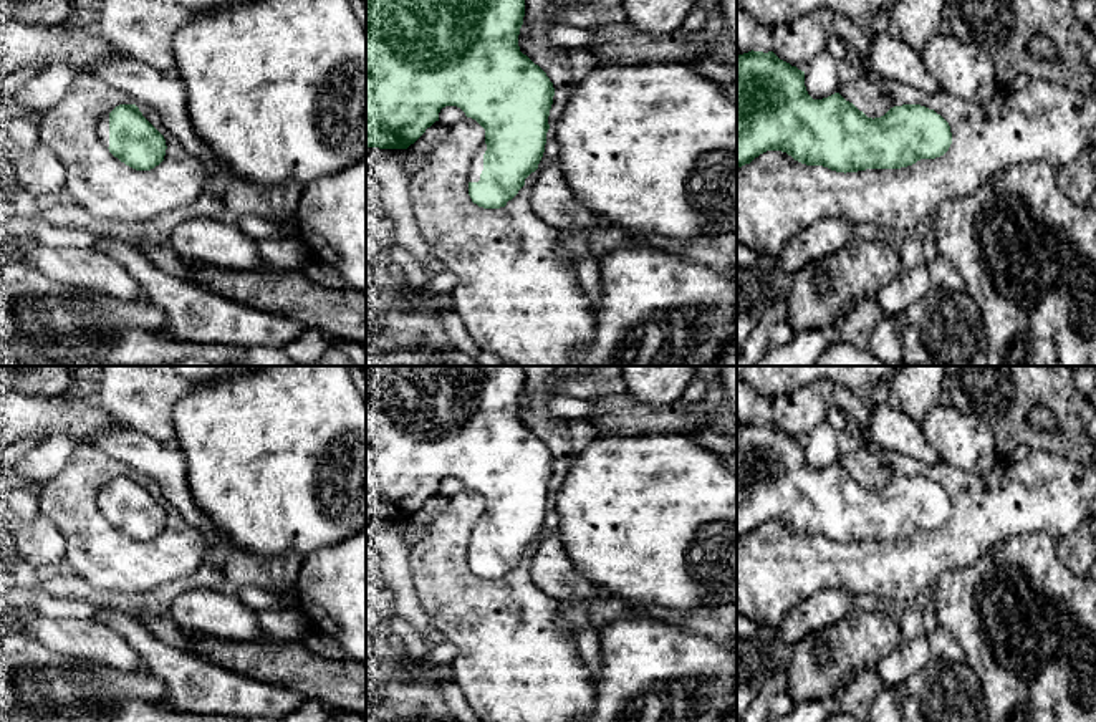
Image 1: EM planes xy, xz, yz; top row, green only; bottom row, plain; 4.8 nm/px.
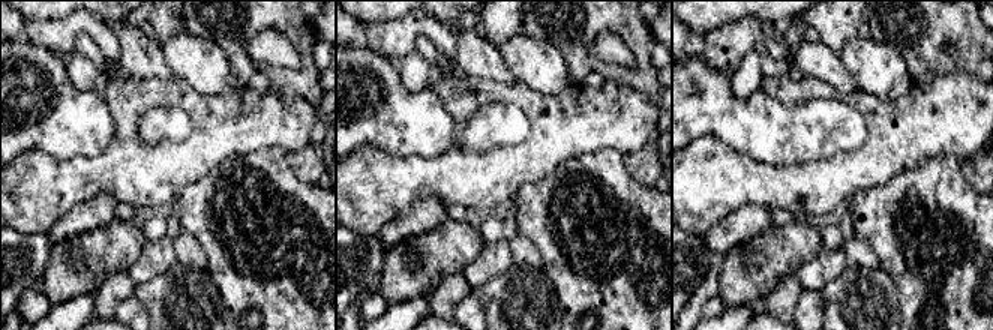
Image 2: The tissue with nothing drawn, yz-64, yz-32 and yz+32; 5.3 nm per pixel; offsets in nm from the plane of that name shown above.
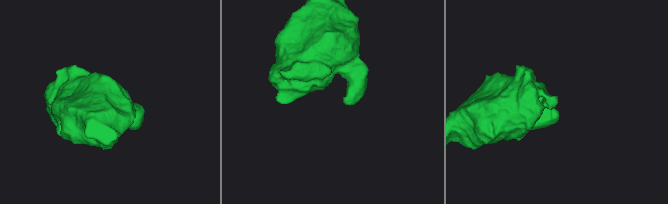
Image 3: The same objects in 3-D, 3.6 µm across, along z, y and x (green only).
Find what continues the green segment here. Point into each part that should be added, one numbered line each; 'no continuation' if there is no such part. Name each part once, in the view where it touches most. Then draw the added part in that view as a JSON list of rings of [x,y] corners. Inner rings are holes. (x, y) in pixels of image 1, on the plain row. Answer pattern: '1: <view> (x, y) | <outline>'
1: xz (477, 534) | [[[483,513],[473,525],[472,537],[470,537],[470,545],[469,545],[469,553],[478,553],[480,545],[483,542],[483,525],[487,522],[487,515]]]

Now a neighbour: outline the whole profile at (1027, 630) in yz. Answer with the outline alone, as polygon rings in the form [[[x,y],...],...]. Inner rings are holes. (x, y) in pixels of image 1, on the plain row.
[[[1046,533],[1010,538],[970,566],[945,571],[932,599],[937,624],[954,634],[982,684],[987,722],[1096,722],[1096,580],[1070,571]]]

